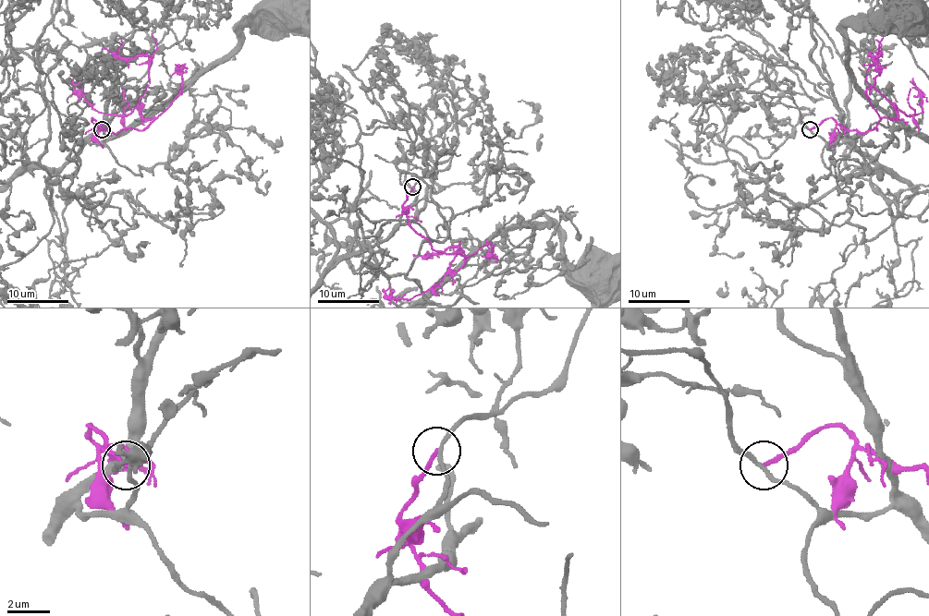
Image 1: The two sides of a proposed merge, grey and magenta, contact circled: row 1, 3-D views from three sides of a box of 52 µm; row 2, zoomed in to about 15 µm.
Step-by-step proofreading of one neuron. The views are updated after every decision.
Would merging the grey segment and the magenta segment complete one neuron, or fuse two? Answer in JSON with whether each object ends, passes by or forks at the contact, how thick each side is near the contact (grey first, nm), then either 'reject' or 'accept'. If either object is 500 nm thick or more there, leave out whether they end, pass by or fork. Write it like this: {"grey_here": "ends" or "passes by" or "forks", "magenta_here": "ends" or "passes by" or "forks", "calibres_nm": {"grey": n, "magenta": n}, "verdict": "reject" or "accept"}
{"grey_here": "passes by", "magenta_here": "ends", "calibres_nm": {"grey": 190, "magenta": 190}, "verdict": "reject"}

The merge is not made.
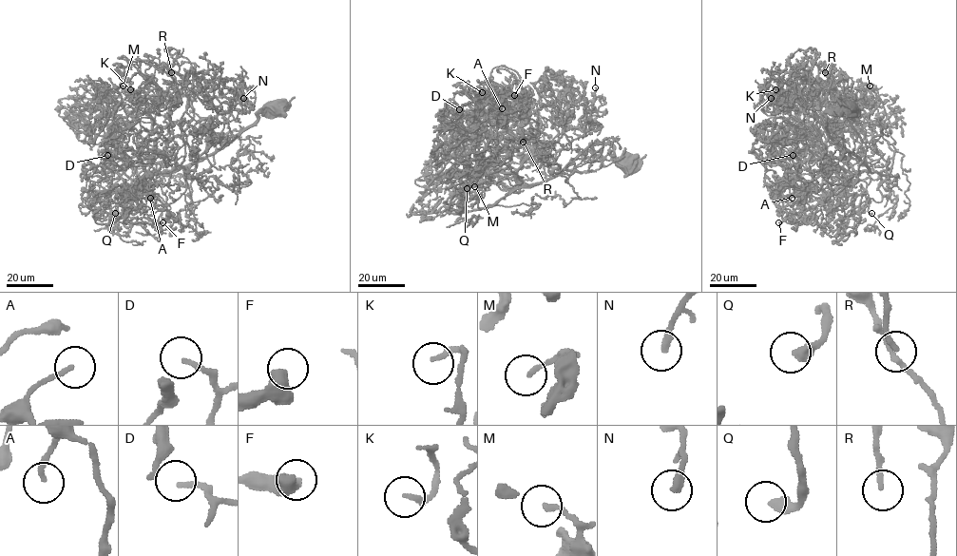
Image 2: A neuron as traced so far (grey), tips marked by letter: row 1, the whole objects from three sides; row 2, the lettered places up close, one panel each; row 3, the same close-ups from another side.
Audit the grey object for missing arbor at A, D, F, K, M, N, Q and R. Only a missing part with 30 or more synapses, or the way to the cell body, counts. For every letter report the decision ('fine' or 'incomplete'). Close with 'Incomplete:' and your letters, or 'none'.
A: fine
D: incomplete
F: fine
K: fine
M: fine
N: incomplete
Q: incomplete
R: incomplete
Incomplete: D, N, Q, R

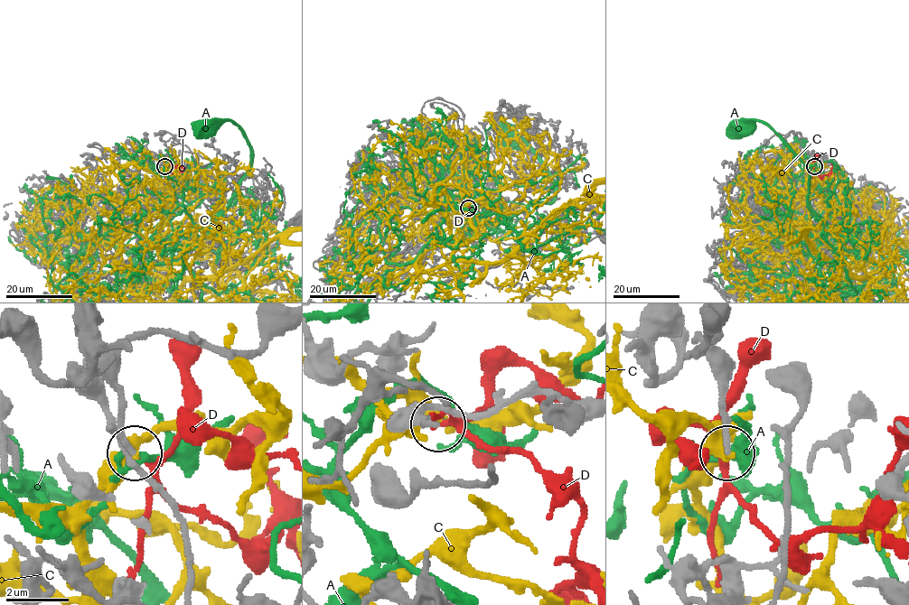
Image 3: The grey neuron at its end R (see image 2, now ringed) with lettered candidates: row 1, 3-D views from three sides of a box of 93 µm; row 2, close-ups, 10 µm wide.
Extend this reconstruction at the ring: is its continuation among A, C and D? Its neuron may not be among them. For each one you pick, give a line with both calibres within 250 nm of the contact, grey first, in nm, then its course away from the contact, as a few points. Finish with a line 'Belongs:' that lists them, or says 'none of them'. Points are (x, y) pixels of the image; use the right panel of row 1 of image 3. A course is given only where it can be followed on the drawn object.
D: calibres 180 and 180 nm; course (814, 167), (822, 176), (829, 172), (834, 163)
Belongs: D

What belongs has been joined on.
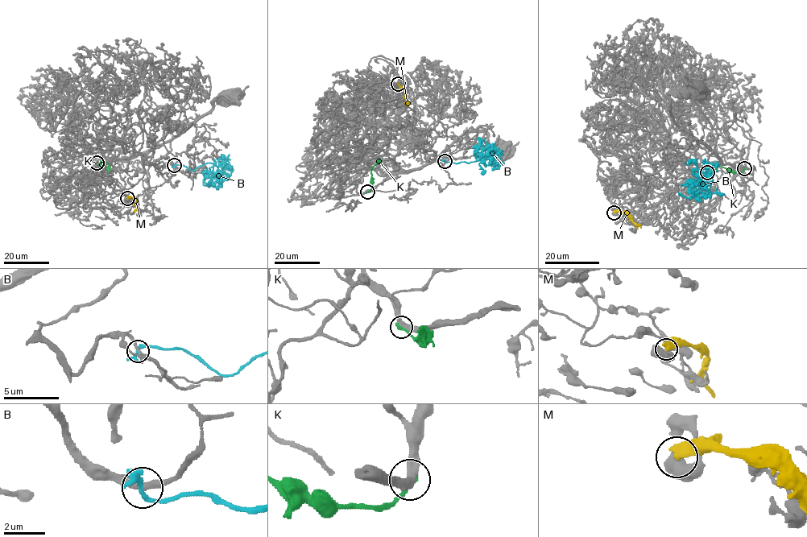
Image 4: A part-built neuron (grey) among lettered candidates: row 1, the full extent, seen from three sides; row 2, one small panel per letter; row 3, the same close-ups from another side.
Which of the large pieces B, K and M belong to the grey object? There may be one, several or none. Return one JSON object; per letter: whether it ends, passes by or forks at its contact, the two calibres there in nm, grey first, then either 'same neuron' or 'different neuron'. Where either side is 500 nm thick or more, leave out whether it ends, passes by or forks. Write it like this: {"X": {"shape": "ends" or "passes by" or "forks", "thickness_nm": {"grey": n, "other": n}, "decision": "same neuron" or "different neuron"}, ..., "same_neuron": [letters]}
{"B": {"shape": "passes by", "thickness_nm": {"grey": 260, "other": 240}, "decision": "different neuron"}, "K": {"shape": "ends", "thickness_nm": {"grey": 400, "other": 320}, "decision": "different neuron"}, "M": {"thickness_nm": {"grey": 550, "other": 440}, "decision": "different neuron"}, "same_neuron": []}

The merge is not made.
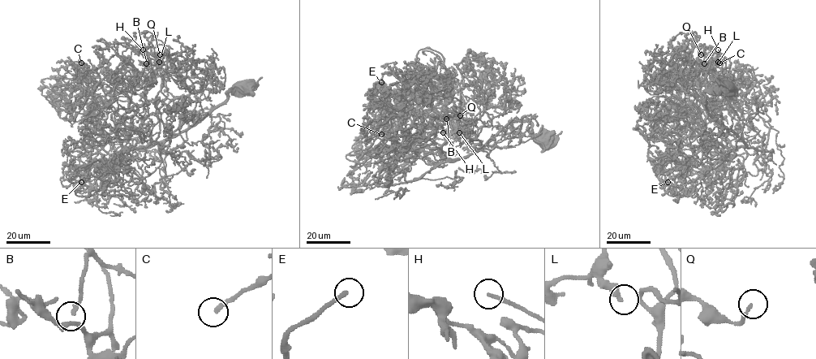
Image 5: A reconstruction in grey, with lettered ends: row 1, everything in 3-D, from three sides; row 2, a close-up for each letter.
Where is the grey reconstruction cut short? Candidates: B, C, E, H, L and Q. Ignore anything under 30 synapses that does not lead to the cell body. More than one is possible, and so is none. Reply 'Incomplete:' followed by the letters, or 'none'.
Incomplete: C, E, H

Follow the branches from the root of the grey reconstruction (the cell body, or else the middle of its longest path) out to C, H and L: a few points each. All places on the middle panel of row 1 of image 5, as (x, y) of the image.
C: (543, 140), (530, 120), (514, 120), (451, 158), (423, 147), (419, 126), (405, 117), (381, 134)
H: (543, 140), (530, 120), (514, 120), (451, 158), (440, 149), (460, 120), (445, 129), (457, 138), (443, 132)
L: (543, 140), (514, 120), (444, 157), (460, 120), (448, 122), (460, 131), (469, 120), (446, 118), (459, 132)

